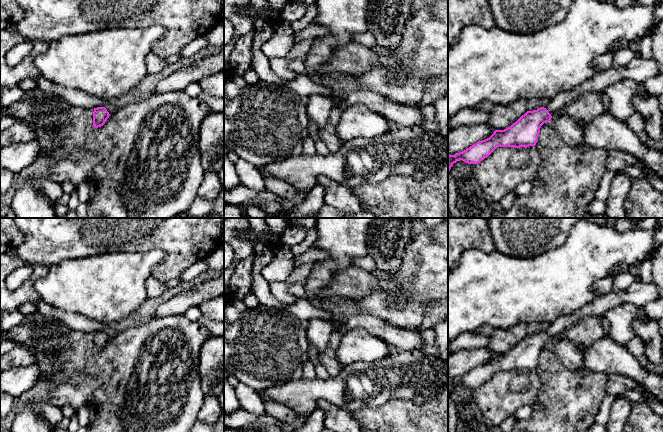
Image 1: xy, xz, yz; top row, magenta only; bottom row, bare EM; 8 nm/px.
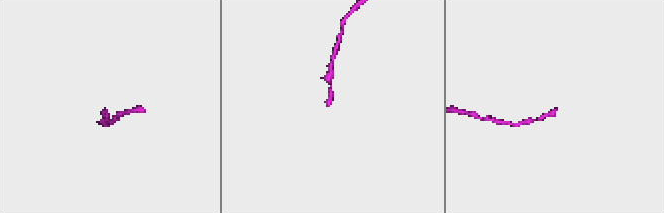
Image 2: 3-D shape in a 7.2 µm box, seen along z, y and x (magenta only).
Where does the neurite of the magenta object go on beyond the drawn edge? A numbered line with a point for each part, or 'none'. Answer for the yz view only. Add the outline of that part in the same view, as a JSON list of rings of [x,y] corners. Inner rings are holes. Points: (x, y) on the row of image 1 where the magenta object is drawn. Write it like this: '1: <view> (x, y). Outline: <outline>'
1: yz (638, 69). Outline: [[[636,55],[625,66],[612,67],[609,70],[596,73],[594,77],[582,84],[559,92],[550,100],[546,109],[553,117],[564,111],[572,101],[585,92],[605,93],[609,85],[623,79],[634,80],[639,84],[659,74],[659,66],[654,58],[647,60]]]

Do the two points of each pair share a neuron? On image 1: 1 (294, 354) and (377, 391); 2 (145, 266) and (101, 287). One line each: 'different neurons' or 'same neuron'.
1: different neurons
2: same neuron

